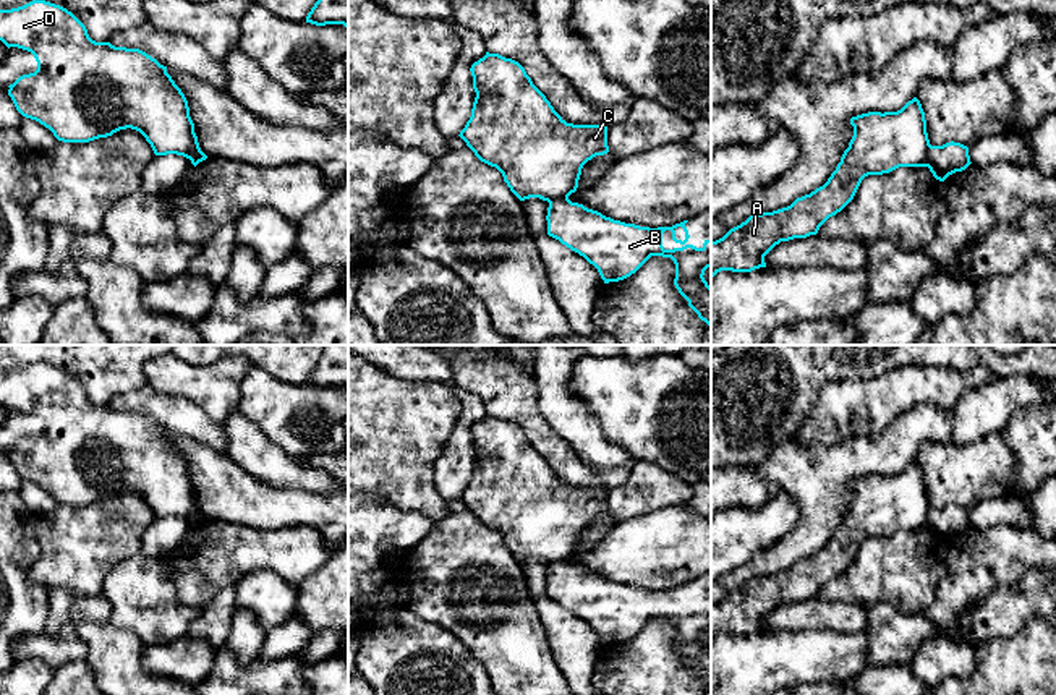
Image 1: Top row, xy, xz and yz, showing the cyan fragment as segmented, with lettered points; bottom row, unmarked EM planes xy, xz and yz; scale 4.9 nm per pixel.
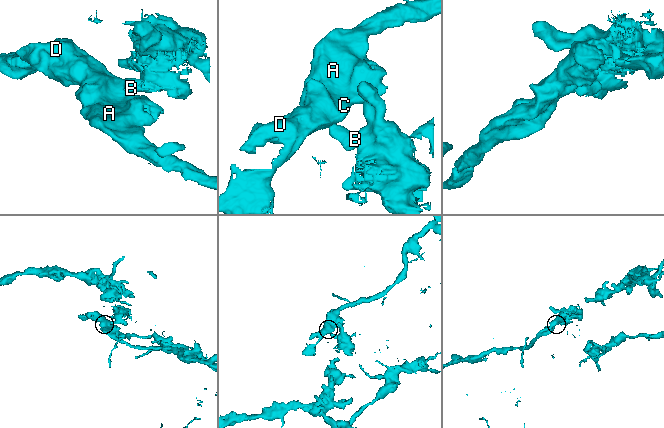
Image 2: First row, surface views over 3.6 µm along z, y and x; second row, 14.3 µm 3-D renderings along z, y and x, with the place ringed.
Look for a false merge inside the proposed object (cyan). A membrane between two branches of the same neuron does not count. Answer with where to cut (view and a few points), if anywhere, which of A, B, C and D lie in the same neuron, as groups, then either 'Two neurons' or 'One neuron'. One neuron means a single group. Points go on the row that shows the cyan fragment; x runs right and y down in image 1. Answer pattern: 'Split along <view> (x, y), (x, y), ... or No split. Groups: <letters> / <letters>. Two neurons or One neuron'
Split along yz (932, 146), (925, 166). Groups: A C D / B. Two neurons

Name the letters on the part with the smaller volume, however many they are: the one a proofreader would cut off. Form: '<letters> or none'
A, C, D

